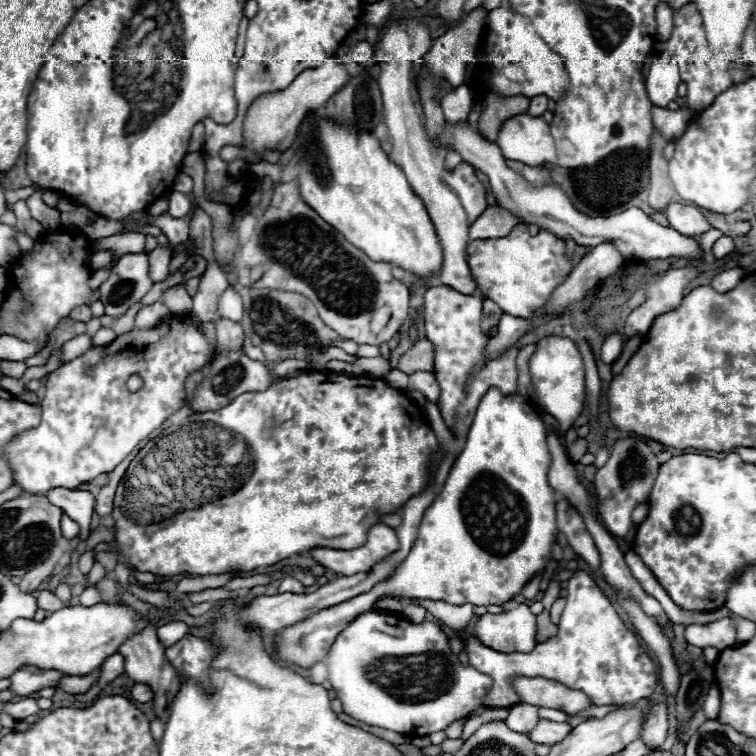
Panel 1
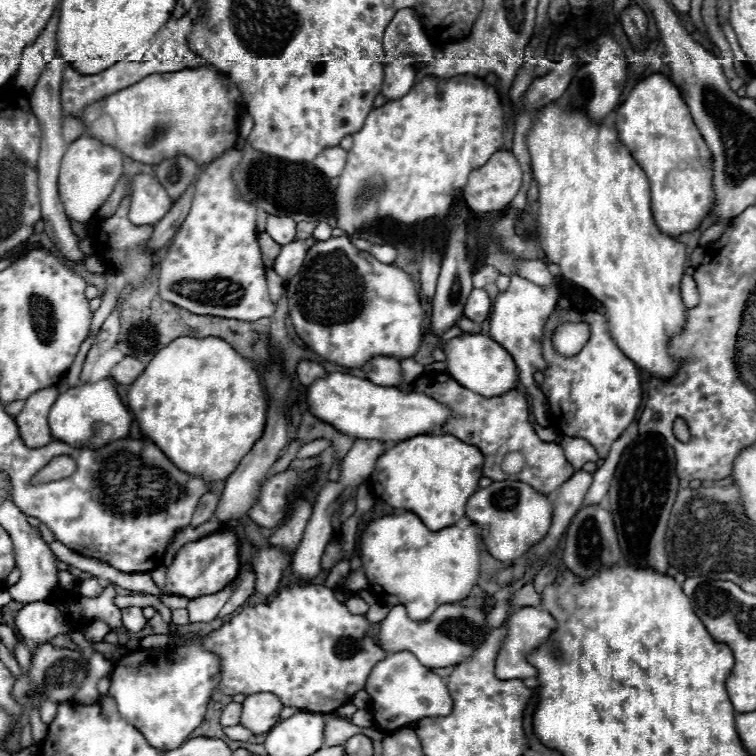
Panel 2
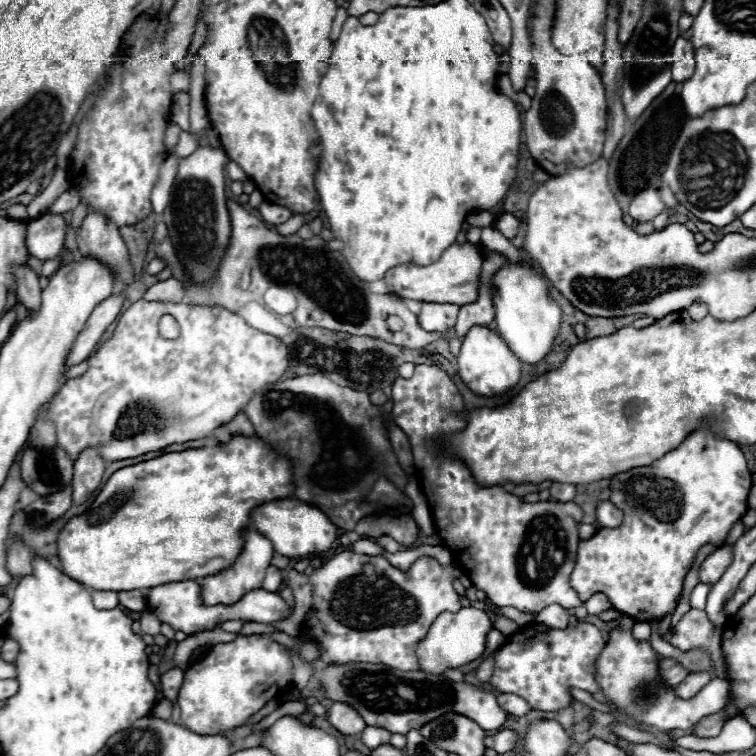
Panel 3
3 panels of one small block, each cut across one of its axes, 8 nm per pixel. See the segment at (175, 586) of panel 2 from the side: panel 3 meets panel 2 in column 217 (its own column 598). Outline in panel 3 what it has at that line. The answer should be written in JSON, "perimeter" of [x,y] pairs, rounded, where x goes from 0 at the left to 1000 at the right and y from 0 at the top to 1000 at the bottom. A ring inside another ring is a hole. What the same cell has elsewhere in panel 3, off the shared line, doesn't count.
{"perimeter":[[[934,558],[926,561],[897,593],[865,608],[860,616],[833,619],[807,635],[807,661],[825,675],[825,693],[820,698],[796,698],[780,714],[767,714],[762,749],[754,765],[757,778],[762,778],[770,796],[788,783],[799,783],[815,807],[844,823],[881,817],[892,794],[902,783],[905,762],[915,751],[921,730],[937,717],[958,717],[968,693],[987,680],[992,646],[995,627],[989,624],[989,611],[979,590],[947,577]]]}

